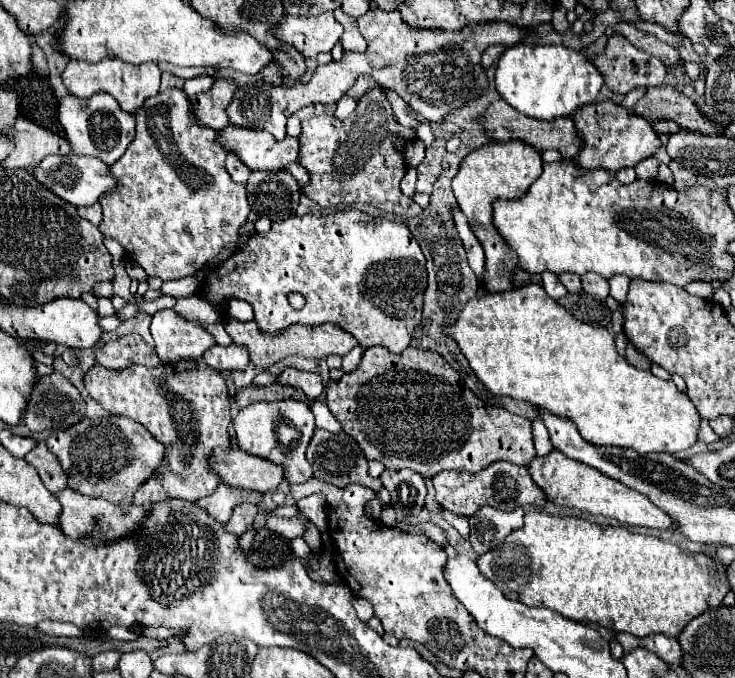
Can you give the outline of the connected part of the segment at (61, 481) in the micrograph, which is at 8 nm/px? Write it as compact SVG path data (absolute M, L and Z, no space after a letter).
M39 441L27 455L25 461L29 465L33 465L43 481L43 485L51 491L51 493L59 493L65 489L65 471L61 471L61 465L57 463L57 457L53 453L49 453L49 449L45 447L45 441Z

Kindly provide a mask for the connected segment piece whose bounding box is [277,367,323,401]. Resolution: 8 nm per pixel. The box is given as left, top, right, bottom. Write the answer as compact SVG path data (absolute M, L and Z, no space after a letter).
M293 367L285 369L277 377L277 385L289 385L295 389L301 389L311 401L315 401L323 393L323 383L317 373L307 373L307 371L297 371Z

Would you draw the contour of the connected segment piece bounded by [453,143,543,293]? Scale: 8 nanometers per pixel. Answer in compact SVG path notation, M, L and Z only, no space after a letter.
M485 143L465 157L459 167L459 173L453 179L453 191L457 205L465 213L471 231L479 239L485 251L485 271L483 271L483 287L485 291L509 291L513 289L513 275L519 267L519 257L499 231L493 227L493 201L497 199L521 199L533 181L539 179L543 171L541 153L533 151L533 147L521 147L521 143Z

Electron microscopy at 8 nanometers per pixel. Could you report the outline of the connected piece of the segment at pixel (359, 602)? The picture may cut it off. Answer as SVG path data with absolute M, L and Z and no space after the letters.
M355 597L352 603L357 617L361 617L363 621L369 621L369 619L374 616L373 606L366 599Z

